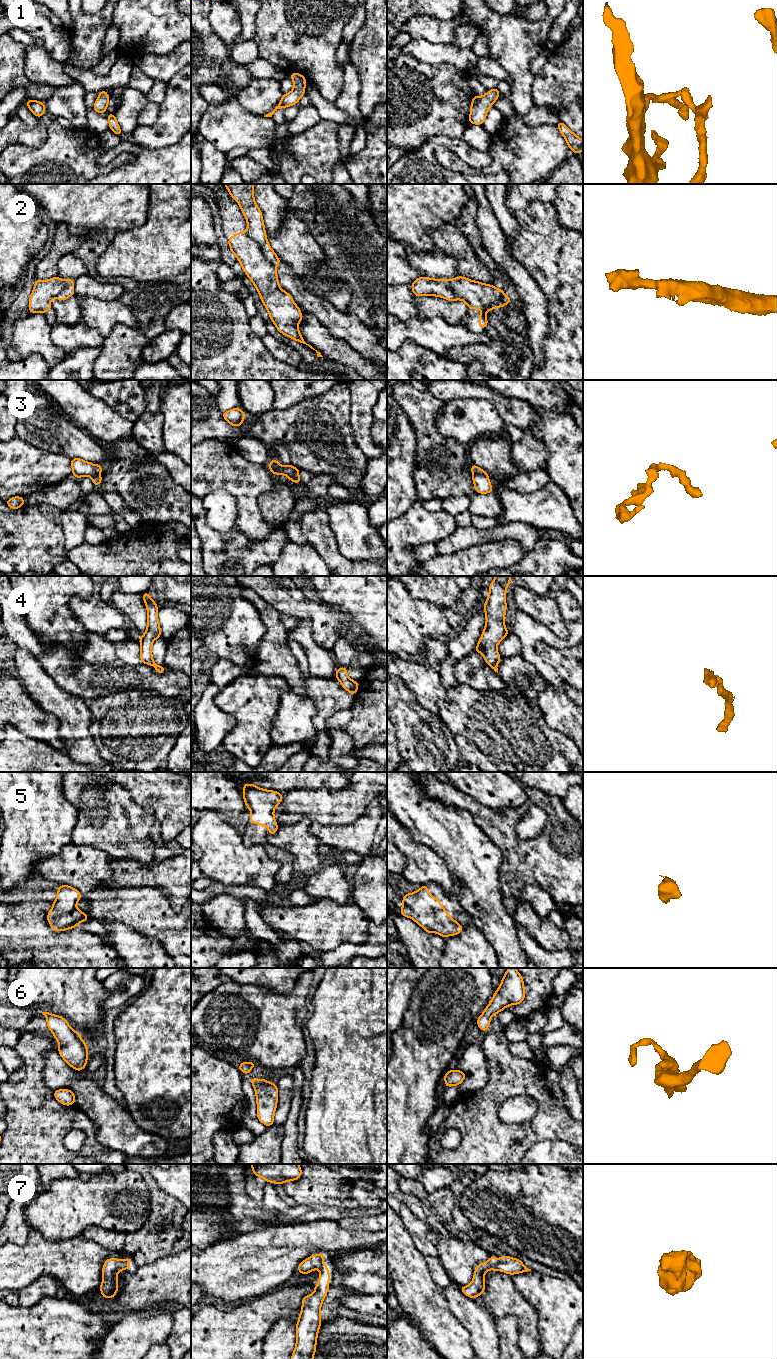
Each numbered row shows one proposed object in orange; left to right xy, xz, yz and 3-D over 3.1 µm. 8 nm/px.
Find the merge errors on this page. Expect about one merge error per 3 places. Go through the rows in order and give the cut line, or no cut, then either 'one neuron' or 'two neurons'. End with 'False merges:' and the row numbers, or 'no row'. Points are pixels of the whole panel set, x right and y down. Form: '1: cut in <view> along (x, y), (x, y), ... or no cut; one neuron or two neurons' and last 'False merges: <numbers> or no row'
1: no cut; one neuron
2: cut in xz along (246, 232), (257, 243), (263, 255), (274, 268); two neurons
3: no cut; one neuron
4: no cut; one neuron
5: no cut; one neuron
6: no cut; one neuron
7: no cut; one neuron
False merges: 2

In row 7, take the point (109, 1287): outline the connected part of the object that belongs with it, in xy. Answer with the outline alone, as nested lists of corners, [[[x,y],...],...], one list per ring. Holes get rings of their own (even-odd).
[[[131,1257],[123,1261],[116,1258],[109,1258],[104,1262],[102,1269],[103,1281],[98,1288],[102,1292],[103,1298],[113,1298],[118,1291],[117,1274],[121,1270],[128,1270],[130,1267]]]

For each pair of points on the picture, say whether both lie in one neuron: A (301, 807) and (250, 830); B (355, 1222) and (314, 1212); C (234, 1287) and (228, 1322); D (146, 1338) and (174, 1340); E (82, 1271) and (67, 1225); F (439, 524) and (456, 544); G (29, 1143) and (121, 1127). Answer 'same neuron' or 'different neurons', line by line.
A: different neurons
B: different neurons
C: different neurons
D: different neurons
E: different neurons
F: different neurons
G: different neurons

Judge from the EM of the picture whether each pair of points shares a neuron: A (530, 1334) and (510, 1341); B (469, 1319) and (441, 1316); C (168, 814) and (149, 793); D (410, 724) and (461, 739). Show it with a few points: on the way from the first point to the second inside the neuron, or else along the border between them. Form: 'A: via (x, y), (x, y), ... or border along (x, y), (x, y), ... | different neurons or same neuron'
A: border along (513, 1315), (517, 1321), (518, 1344), (521, 1348) | different neurons
B: border along (445, 1298), (450, 1311), (467, 1330), (470, 1338) | different neurons
C: via (165, 809), (154, 798) | same neuron
D: border along (449, 733), (453, 736) | different neurons

